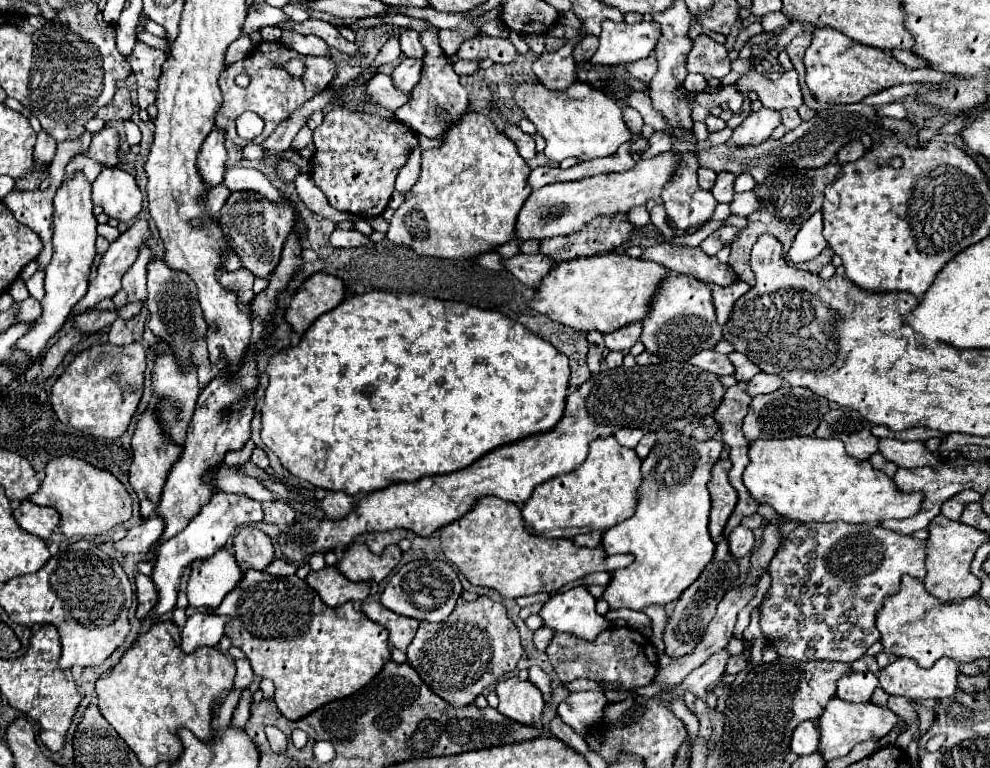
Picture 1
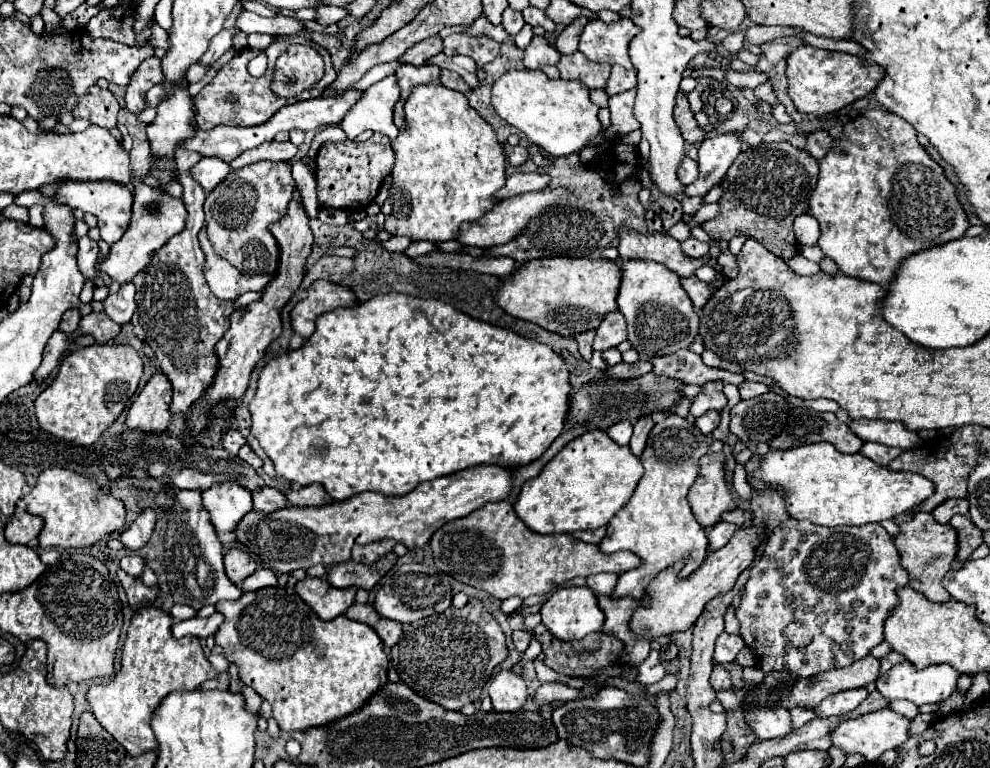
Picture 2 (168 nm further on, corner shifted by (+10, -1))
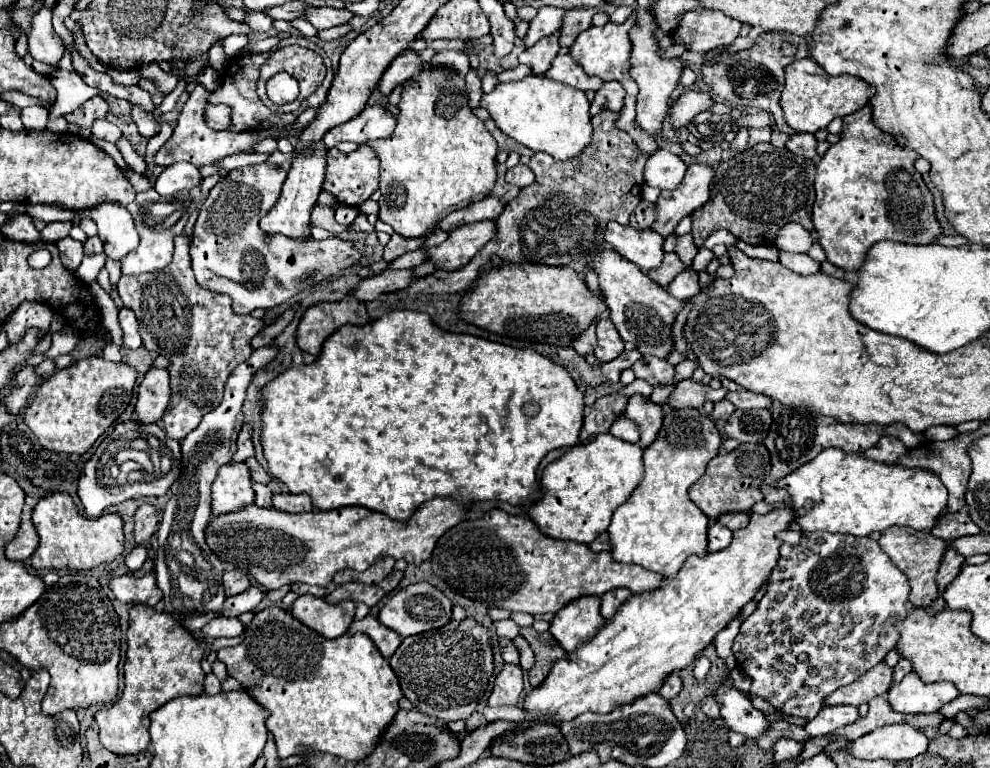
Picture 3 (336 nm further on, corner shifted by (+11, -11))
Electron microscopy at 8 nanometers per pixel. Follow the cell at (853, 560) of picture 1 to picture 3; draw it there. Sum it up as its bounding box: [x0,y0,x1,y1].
[733,529,909,719]

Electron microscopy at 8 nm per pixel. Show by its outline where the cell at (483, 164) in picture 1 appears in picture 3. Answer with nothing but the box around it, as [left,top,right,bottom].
[369,67,497,237]

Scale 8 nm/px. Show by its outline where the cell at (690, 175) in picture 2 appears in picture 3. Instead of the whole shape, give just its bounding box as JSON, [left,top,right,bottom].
[645,149,687,189]

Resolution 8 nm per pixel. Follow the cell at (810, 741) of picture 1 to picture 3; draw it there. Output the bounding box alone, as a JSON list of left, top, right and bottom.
[715,685,771,741]

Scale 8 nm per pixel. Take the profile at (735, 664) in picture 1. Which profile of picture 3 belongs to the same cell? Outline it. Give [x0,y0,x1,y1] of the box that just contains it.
[701,695,719,719]

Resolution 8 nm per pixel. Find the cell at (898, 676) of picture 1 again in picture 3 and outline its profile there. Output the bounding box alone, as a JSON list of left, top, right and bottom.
[887,673,959,715]

